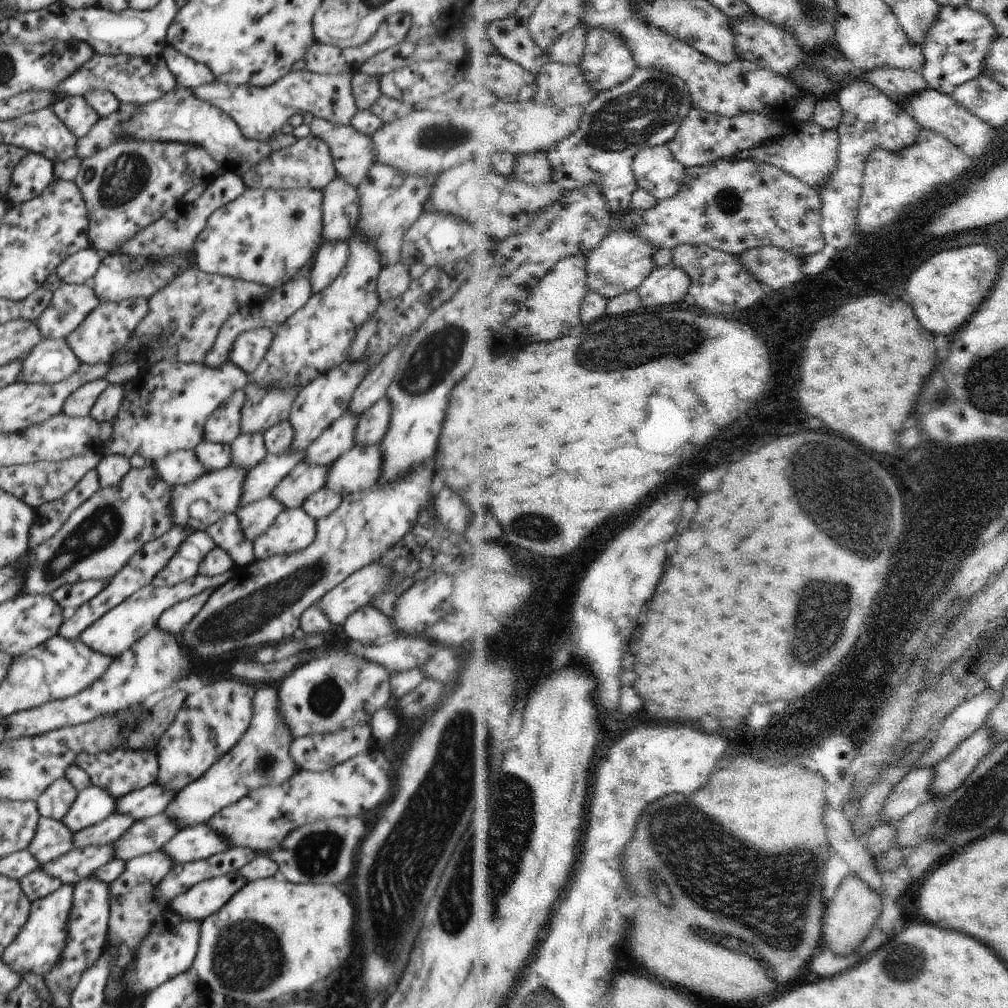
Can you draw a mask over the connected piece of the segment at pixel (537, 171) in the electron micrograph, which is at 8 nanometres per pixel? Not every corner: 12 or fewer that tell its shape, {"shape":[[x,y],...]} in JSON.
{"shape":[[548,151],[518,156],[514,177],[544,185],[556,172]]}

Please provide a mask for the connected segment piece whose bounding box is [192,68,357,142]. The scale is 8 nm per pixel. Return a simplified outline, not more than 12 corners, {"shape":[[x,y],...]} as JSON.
{"shape":[[290,71],[265,87],[192,94],[246,138],[270,142],[304,113],[350,125],[351,73]]}

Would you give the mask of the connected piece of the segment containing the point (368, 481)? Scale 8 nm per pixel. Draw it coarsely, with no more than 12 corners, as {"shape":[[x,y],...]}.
{"shape":[[358,444],[336,459],[324,488],[346,498],[382,476],[378,444]]}

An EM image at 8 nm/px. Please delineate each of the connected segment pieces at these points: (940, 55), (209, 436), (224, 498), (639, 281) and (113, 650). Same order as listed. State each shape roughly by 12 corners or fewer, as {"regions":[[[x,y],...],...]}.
{"regions":[[[940,5],[921,74],[948,95],[979,77],[998,37],[986,14]],[[237,390],[205,422],[202,440],[231,444],[246,398]],[[229,464],[172,485],[173,526],[205,531],[239,508],[246,470]],[[614,213],[589,256],[590,290],[608,300],[638,291],[659,251]],[[227,575],[168,588],[143,586],[78,639],[110,658],[156,627],[182,600],[217,589]]]}

